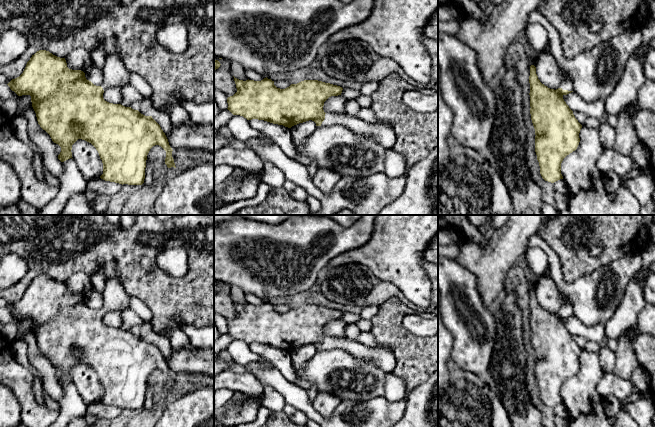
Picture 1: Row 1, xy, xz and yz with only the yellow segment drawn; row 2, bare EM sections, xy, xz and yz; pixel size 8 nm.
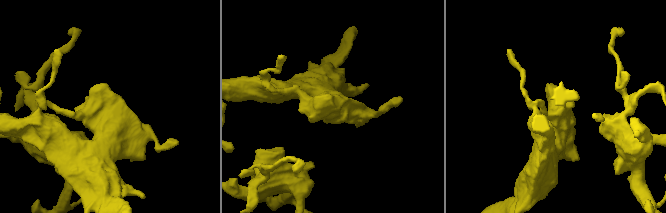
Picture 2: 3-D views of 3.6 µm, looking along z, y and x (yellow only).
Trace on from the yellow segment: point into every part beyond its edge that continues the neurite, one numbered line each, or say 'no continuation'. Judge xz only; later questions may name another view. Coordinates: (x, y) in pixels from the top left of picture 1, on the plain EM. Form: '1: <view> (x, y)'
1: xz (383, 358)

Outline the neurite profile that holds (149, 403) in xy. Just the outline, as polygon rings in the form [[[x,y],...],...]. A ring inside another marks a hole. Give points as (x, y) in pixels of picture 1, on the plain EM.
[[[147,379],[147,384],[146,384],[146,392],[145,392],[145,403],[144,403],[144,409],[151,410],[154,406],[154,401],[152,399],[152,389],[151,385]]]

